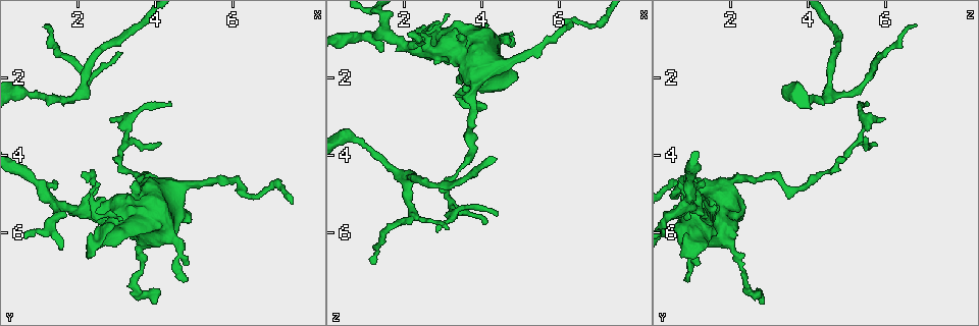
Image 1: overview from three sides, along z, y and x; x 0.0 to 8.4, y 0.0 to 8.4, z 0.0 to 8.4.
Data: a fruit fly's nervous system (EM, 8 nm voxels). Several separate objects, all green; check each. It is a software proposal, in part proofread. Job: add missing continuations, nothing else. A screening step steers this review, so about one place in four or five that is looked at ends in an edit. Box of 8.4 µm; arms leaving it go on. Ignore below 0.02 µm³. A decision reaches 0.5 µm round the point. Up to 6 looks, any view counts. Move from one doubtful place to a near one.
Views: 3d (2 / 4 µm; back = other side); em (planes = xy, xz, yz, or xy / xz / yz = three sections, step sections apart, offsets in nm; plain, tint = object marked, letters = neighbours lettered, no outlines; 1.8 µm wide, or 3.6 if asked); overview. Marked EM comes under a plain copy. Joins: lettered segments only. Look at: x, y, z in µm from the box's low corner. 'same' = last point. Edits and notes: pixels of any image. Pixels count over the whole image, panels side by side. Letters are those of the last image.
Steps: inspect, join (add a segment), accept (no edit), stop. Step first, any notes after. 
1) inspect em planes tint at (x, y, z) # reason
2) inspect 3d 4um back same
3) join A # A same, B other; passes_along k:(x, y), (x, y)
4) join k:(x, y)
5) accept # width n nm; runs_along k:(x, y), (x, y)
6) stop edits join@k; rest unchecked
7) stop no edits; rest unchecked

inspect em 3.6um planes letters at (3.10, 5.65, 1.30) # calibre changes

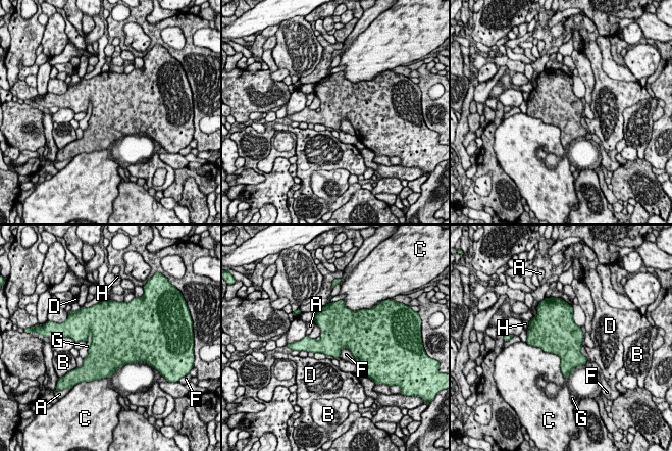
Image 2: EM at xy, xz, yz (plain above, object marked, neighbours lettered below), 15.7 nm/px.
accept # width 600 nm; A other, B other, C other, D other, F other, G other, H other; border 2:(342, 347), (350, 351), (355, 363); none of them fits

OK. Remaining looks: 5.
inspect 3d 4um at (4.80, 7.30, 0.85) # thin end

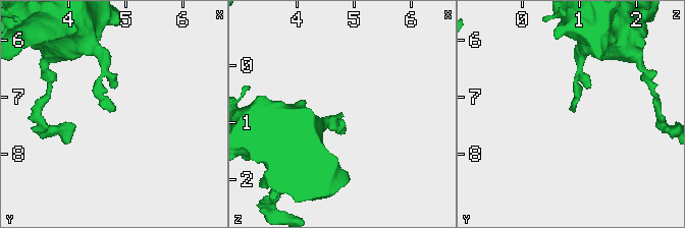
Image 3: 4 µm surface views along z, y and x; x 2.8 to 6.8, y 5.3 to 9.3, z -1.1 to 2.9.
inspect em planes tint at (4.80, 7.25, 0.85)

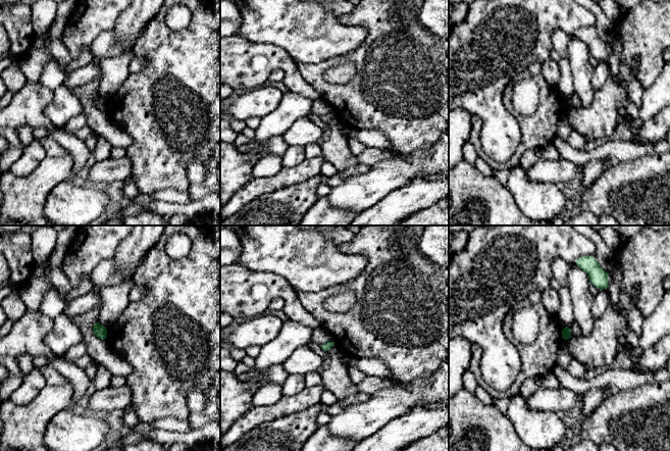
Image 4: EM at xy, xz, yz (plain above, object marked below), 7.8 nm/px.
inspect em planes letters same # what lies round it

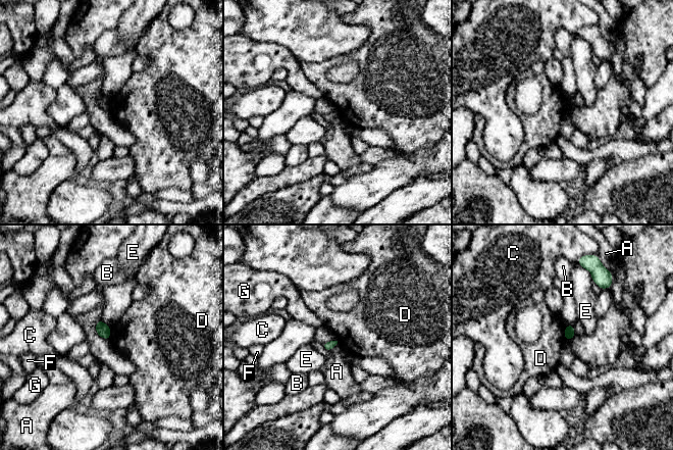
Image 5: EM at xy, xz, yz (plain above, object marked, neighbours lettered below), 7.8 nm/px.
accept # longest_contact D 110 nm; A other, B other, C other, D other, E other, F other, G other; no lettered segment goes on from it

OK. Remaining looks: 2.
inspect em xy step 4 tint at (0.80, 2.45, 3.60) # calibre changes

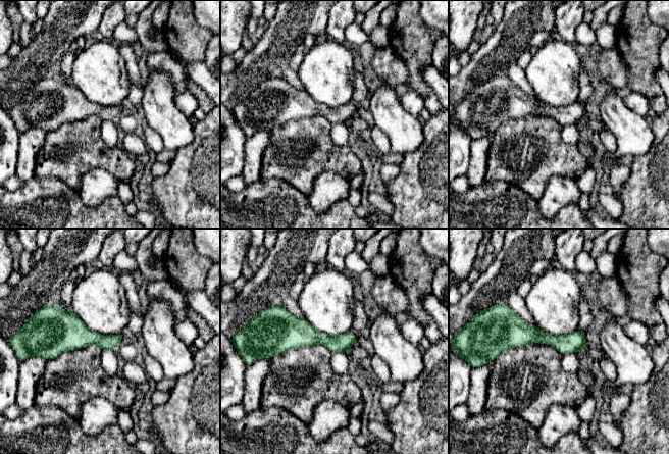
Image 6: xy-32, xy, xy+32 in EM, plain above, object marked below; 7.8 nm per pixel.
inspect em xy step 4 letters same

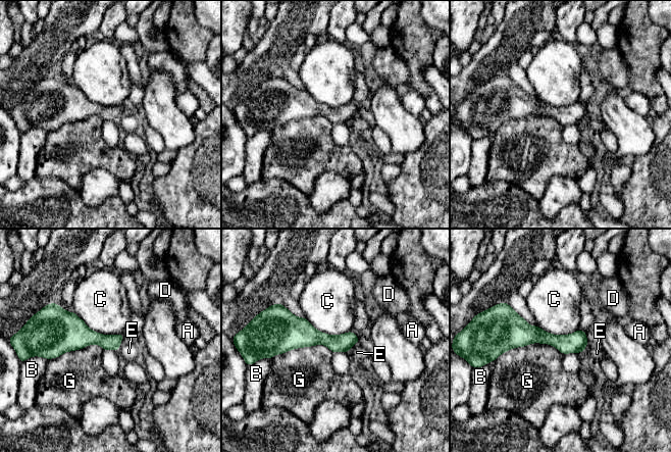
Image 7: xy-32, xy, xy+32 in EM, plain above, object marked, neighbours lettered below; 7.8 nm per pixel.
accept # A other, B other, C other, D other, E other, G other; border 7:(562, 353), (530, 343), (496, 359); no lettered segment goes on from it

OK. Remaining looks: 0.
stop no edits; rest unchecked

